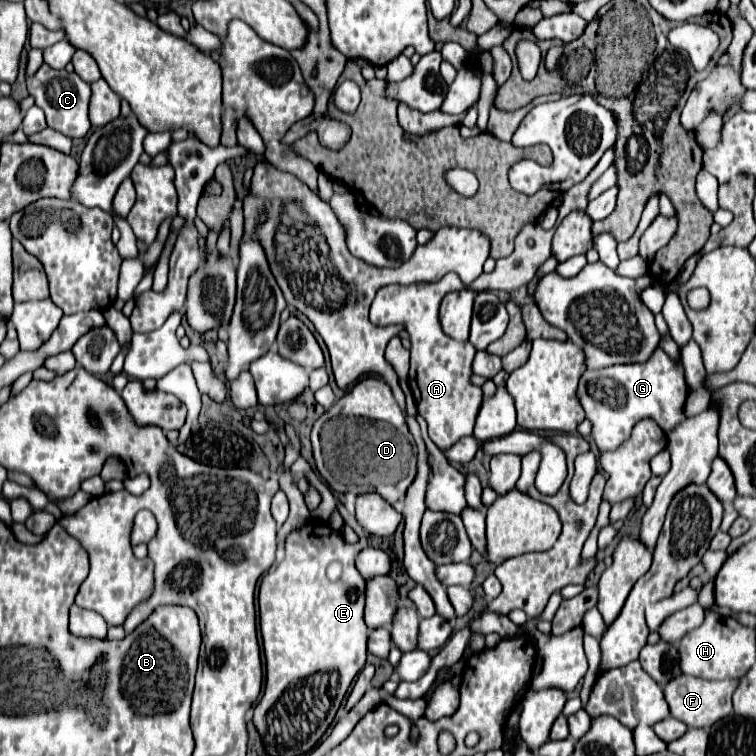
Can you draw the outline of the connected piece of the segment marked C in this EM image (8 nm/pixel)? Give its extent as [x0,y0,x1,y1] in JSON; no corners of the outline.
[26,64,90,138]

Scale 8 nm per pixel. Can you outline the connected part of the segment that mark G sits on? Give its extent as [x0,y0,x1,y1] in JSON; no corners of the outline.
[578,348,688,452]

